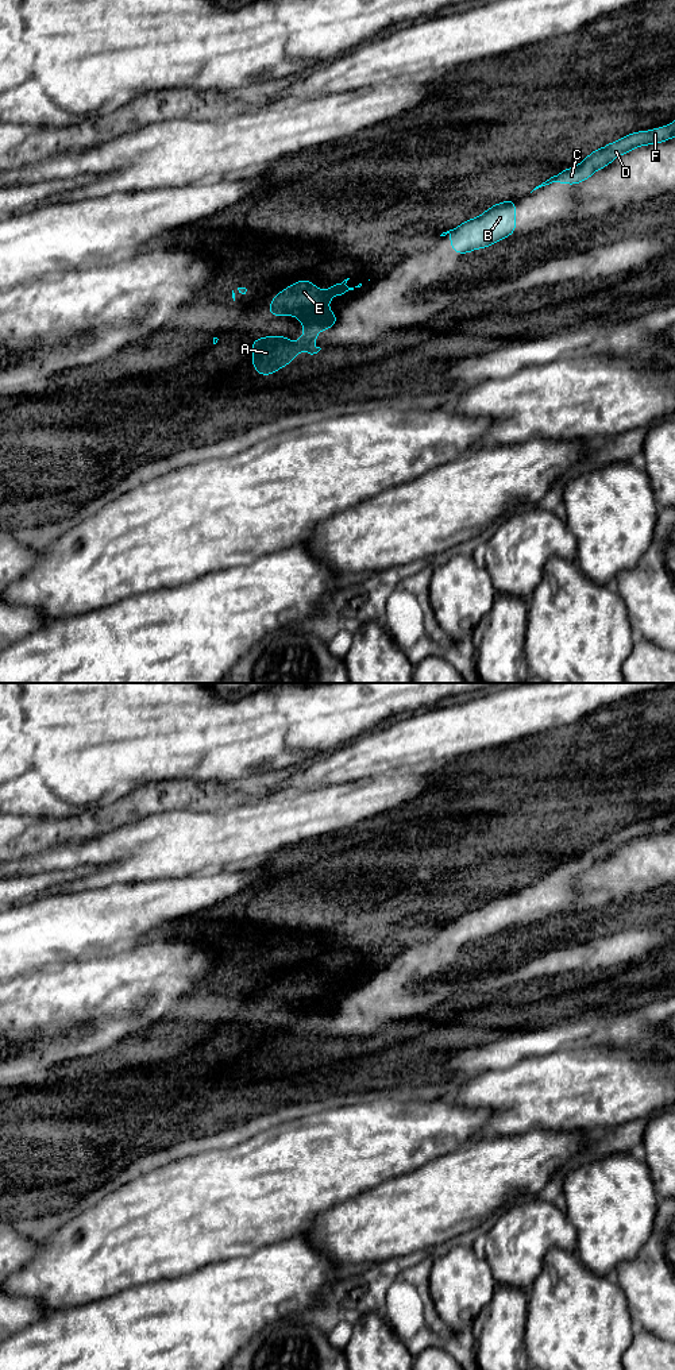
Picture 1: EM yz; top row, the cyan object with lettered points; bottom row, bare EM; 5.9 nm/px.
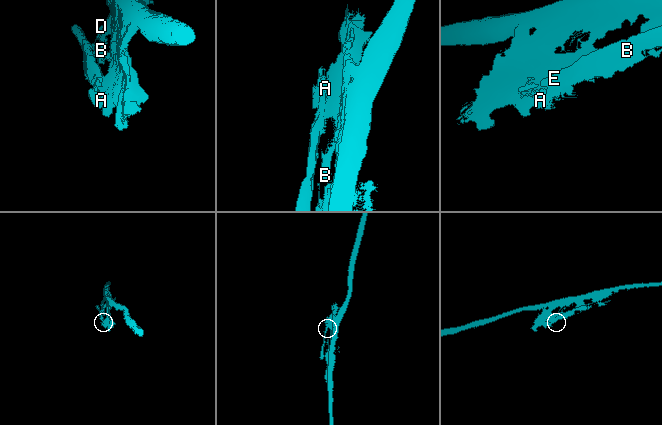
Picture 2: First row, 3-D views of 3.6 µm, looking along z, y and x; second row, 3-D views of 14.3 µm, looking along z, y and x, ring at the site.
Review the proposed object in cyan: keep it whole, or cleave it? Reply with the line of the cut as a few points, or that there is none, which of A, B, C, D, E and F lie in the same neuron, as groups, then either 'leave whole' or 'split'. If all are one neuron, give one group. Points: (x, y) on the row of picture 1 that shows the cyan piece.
cut yz (300, 346), (294, 346), (290, 350), (286, 363); groups A E / B C D F; split

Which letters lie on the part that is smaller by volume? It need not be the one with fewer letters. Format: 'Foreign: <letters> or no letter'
Foreign: A, E

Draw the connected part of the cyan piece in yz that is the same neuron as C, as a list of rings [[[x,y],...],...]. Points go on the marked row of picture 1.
[[[675,121],[666,127],[629,134],[617,142],[608,143],[605,148],[595,148],[578,166],[560,171],[541,185],[536,186],[533,190],[552,182],[578,185],[579,182],[589,180],[595,170],[606,167],[617,157],[626,154],[639,146],[663,143],[671,138],[675,138]]]

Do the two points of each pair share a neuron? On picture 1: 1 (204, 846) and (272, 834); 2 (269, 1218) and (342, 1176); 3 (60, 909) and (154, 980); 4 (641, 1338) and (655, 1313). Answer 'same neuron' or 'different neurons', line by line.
1: same neuron
2: same neuron
3: different neurons
4: different neurons

